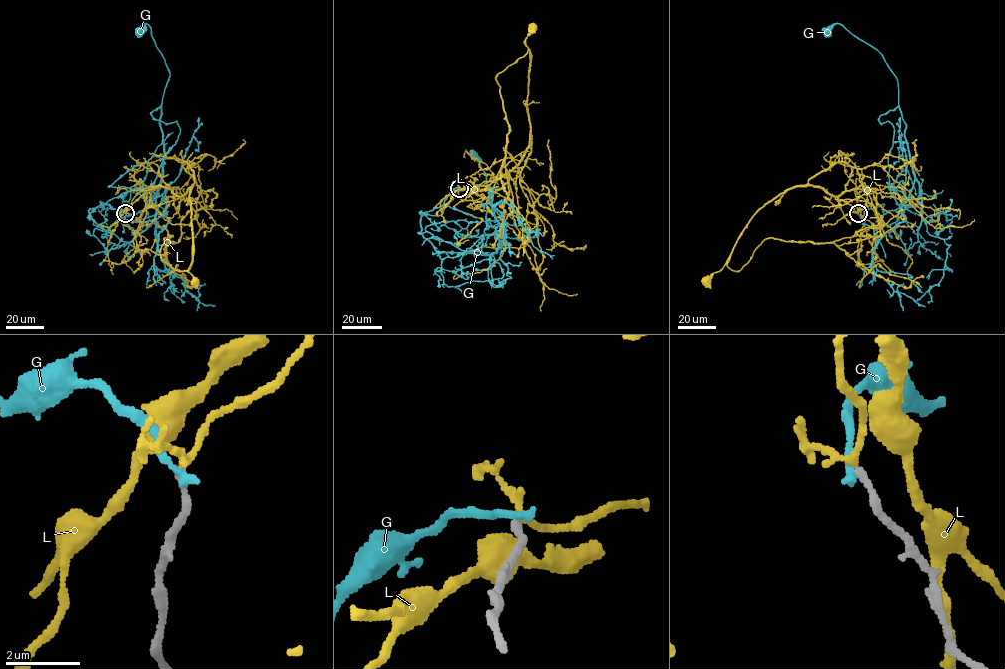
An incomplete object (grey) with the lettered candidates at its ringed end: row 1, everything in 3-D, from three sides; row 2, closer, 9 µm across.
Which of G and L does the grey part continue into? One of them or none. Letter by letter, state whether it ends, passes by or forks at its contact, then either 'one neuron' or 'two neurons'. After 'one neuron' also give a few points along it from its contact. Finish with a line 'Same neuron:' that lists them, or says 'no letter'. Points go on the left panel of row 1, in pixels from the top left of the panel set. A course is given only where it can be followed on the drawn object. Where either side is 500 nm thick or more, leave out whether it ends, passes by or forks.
G: it ends there; two neurons
L: it passes by; one neuron; it runs (125, 213), (146, 191), (164, 187), (183, 196), (192, 185), (192, 260), (188, 271), (195, 282)
Same neuron: L

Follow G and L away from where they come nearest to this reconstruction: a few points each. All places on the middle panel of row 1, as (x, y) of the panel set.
G: (459, 188), (441, 214), (421, 216), (422, 235), (439, 251), (495, 252), (495, 236), (505, 224), (473, 154)
L: (459, 188), (481, 185), (500, 189), (526, 149), (529, 140), (527, 106), (529, 50), (525, 41), (533, 27)

